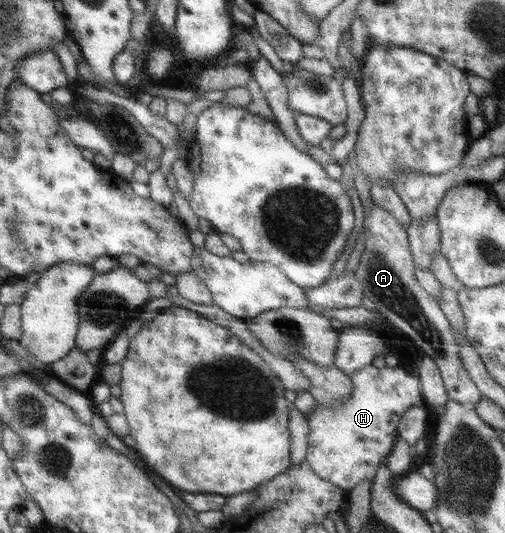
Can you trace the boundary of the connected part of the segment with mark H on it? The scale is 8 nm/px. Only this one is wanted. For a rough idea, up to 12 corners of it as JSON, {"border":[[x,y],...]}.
{"border":[[371,364],[306,414],[305,460],[345,490],[374,478],[420,379]]}

